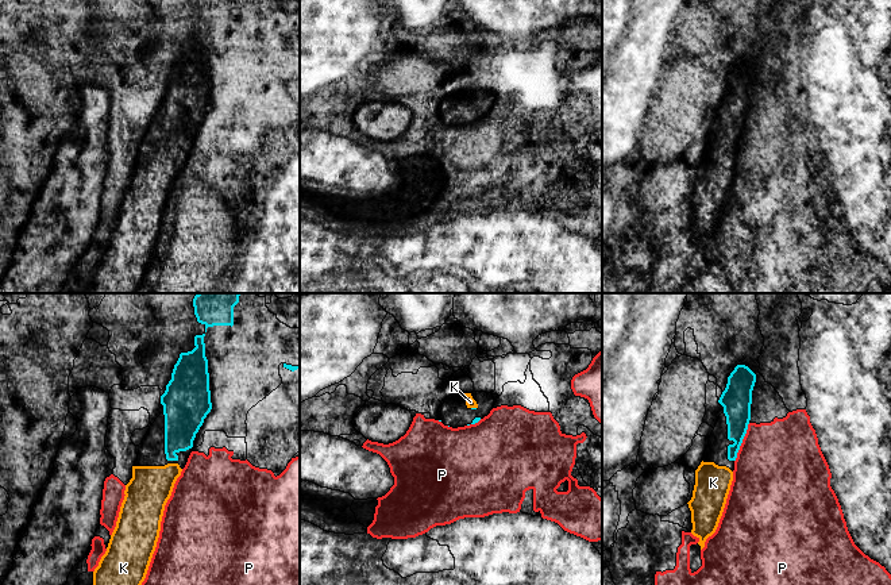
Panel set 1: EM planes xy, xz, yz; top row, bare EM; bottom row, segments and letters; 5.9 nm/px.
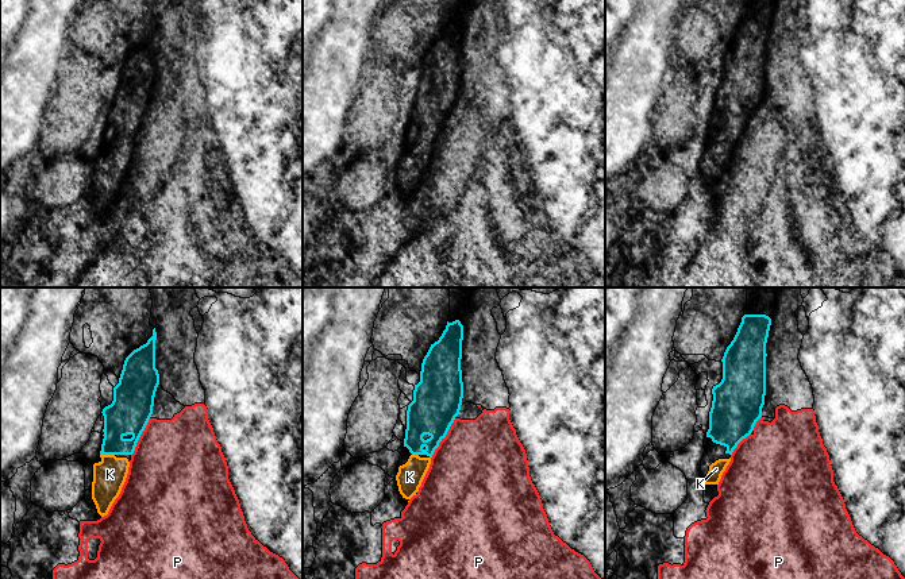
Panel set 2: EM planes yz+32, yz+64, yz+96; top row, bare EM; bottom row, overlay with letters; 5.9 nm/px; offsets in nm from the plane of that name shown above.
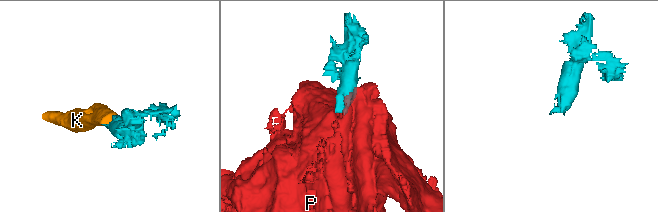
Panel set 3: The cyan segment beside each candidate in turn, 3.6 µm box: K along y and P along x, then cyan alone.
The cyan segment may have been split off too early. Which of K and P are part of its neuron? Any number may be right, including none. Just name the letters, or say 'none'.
K

